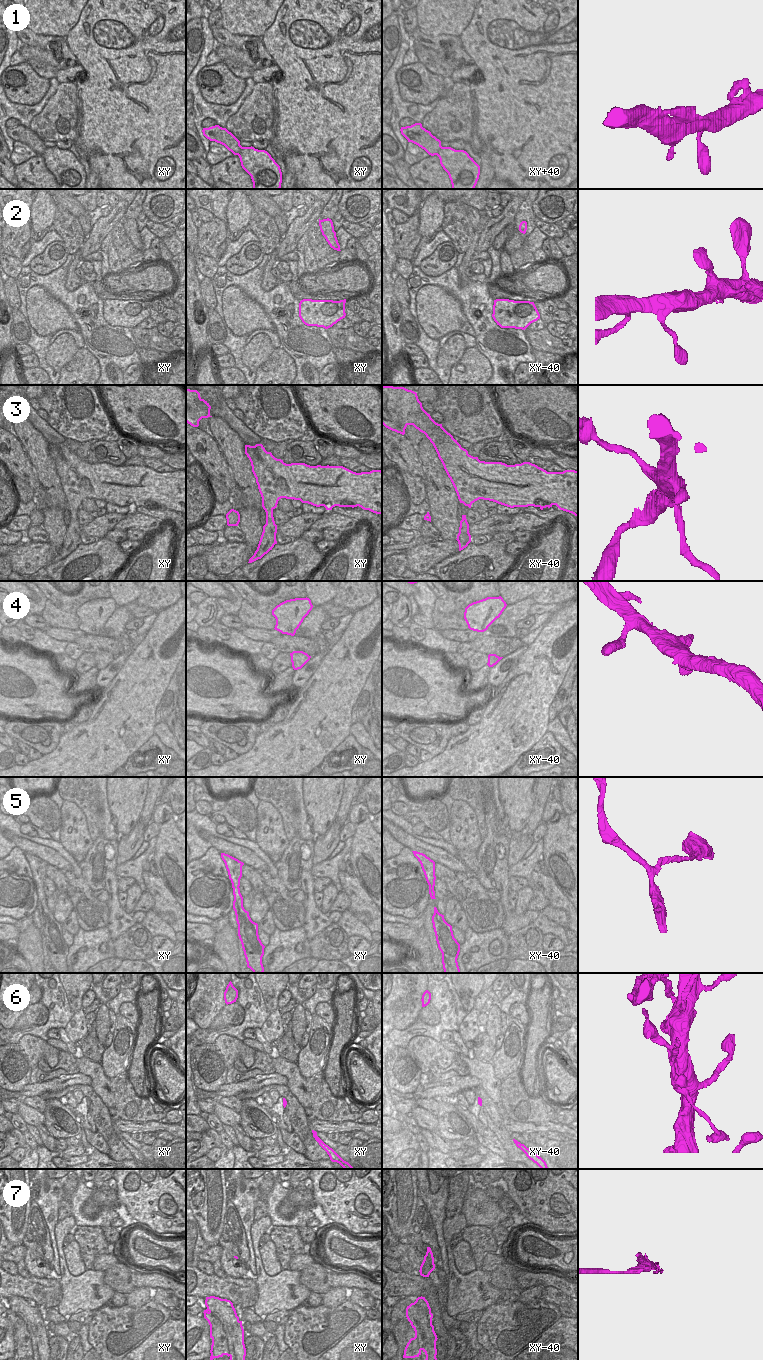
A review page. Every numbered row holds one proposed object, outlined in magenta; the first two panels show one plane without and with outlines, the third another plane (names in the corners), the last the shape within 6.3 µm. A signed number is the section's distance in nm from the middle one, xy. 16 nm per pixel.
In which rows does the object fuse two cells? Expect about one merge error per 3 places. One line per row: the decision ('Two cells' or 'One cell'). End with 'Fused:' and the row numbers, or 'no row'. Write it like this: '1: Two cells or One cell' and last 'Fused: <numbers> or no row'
1: One cell
2: One cell
3: Two cells
4: One cell
5: One cell
6: One cell
7: Two cells
Fused: 3, 7

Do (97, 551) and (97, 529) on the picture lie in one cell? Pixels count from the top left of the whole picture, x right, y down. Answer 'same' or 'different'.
different

